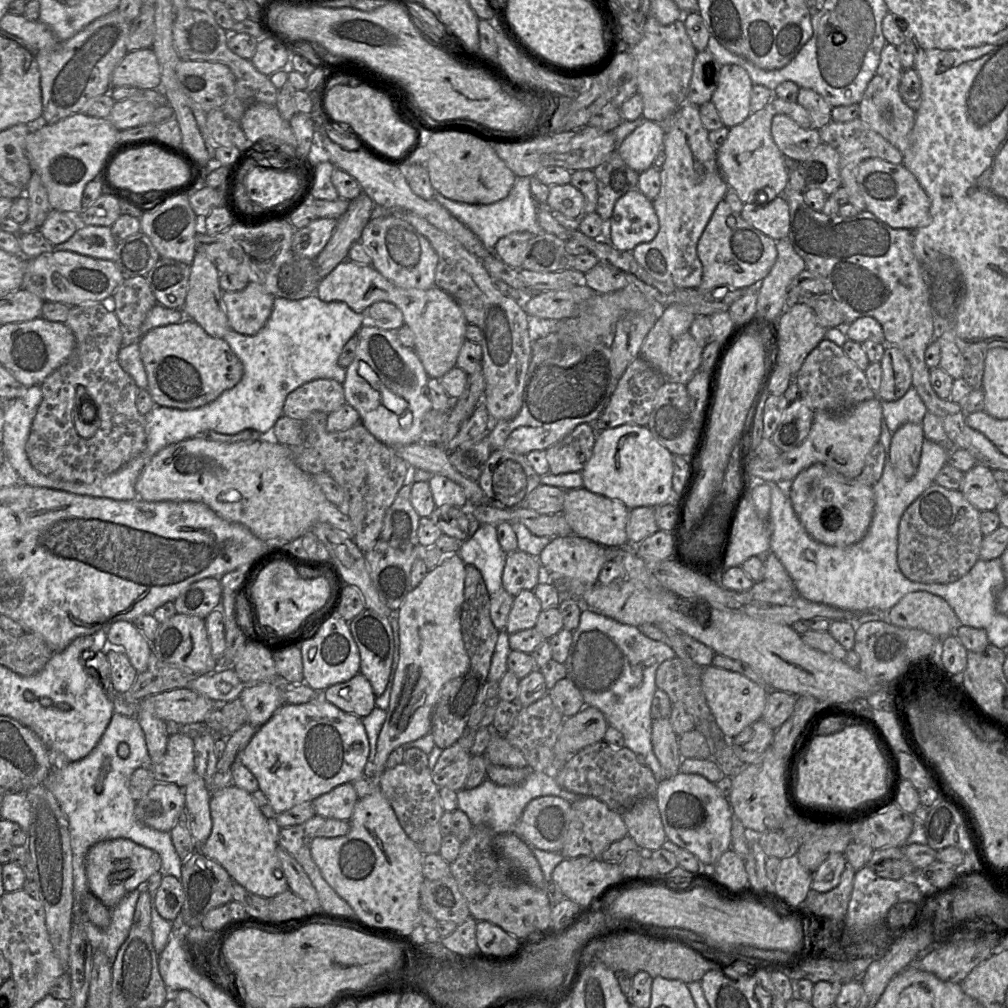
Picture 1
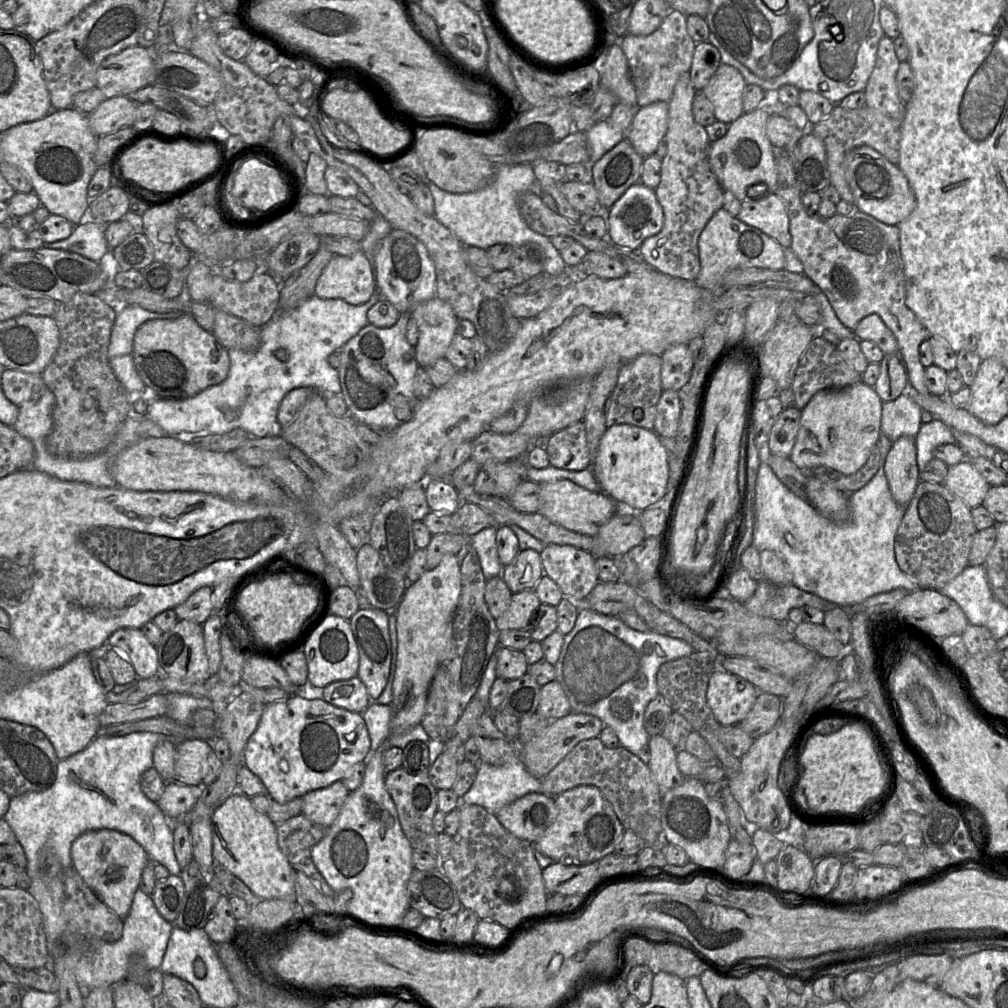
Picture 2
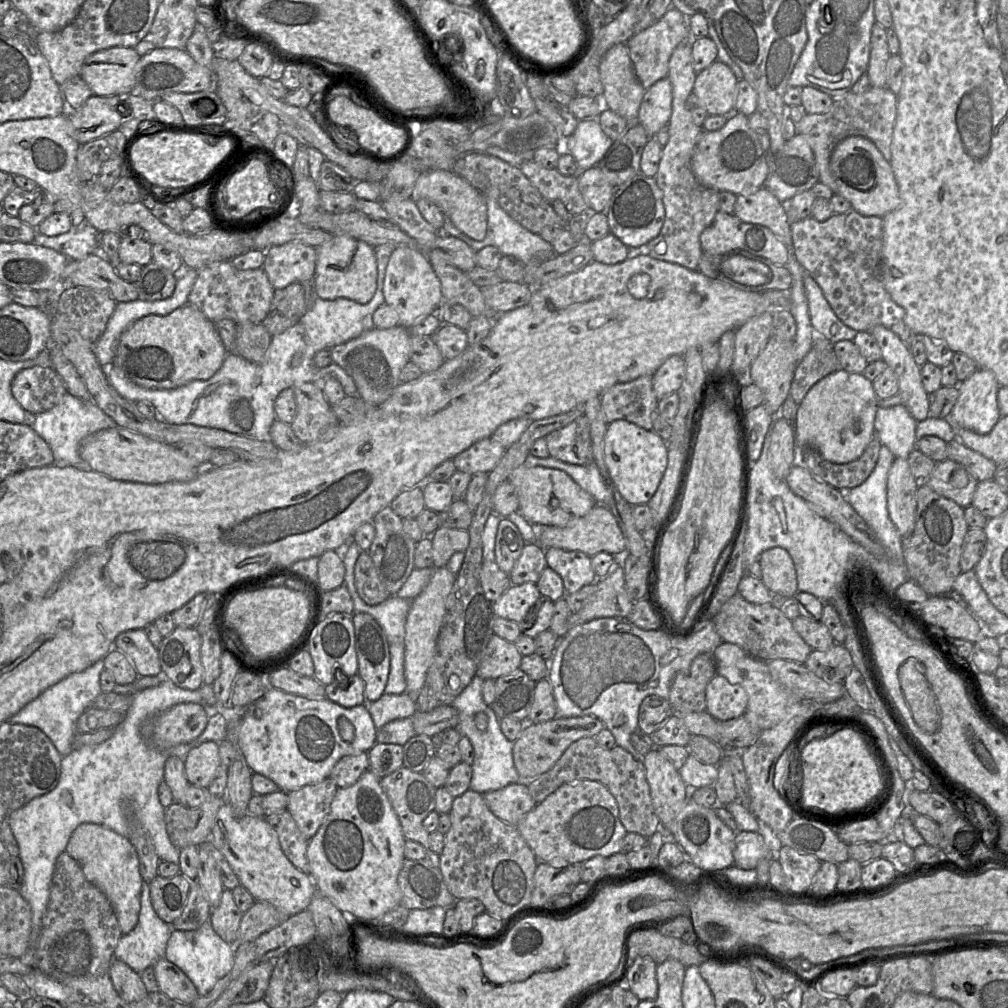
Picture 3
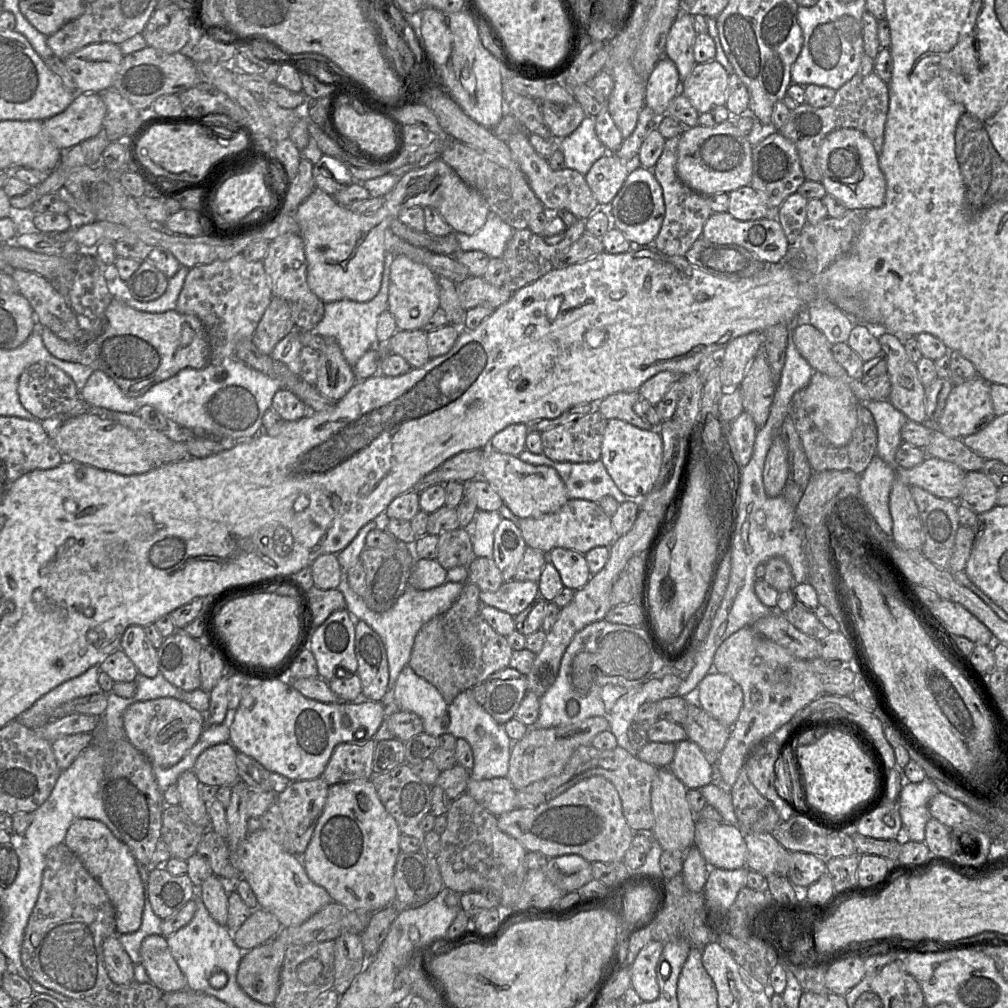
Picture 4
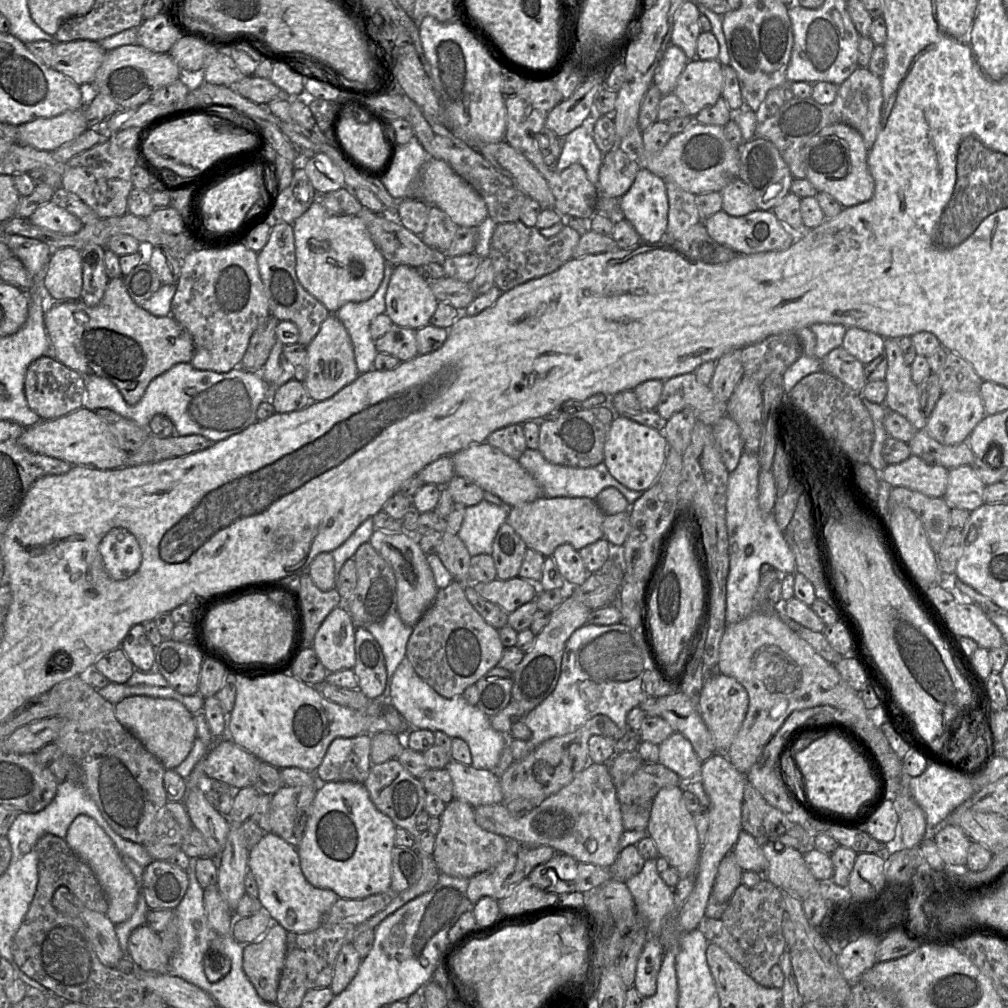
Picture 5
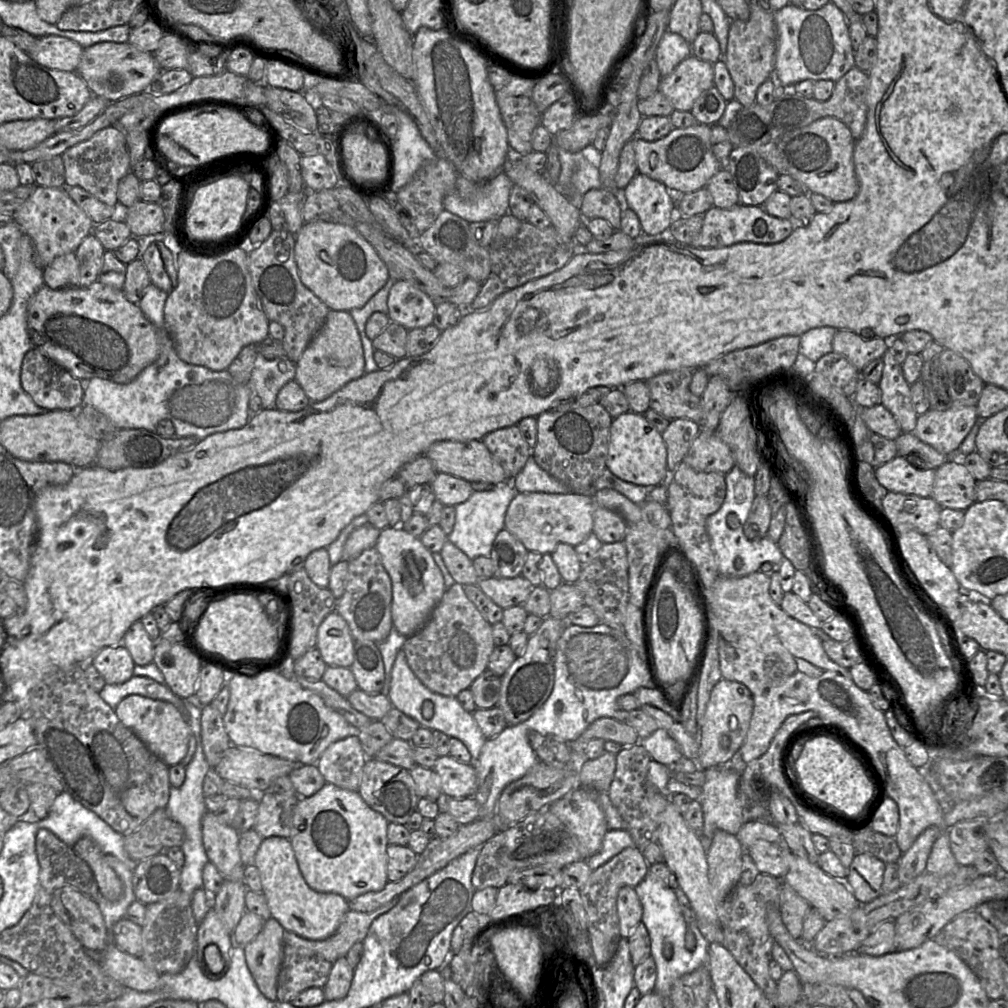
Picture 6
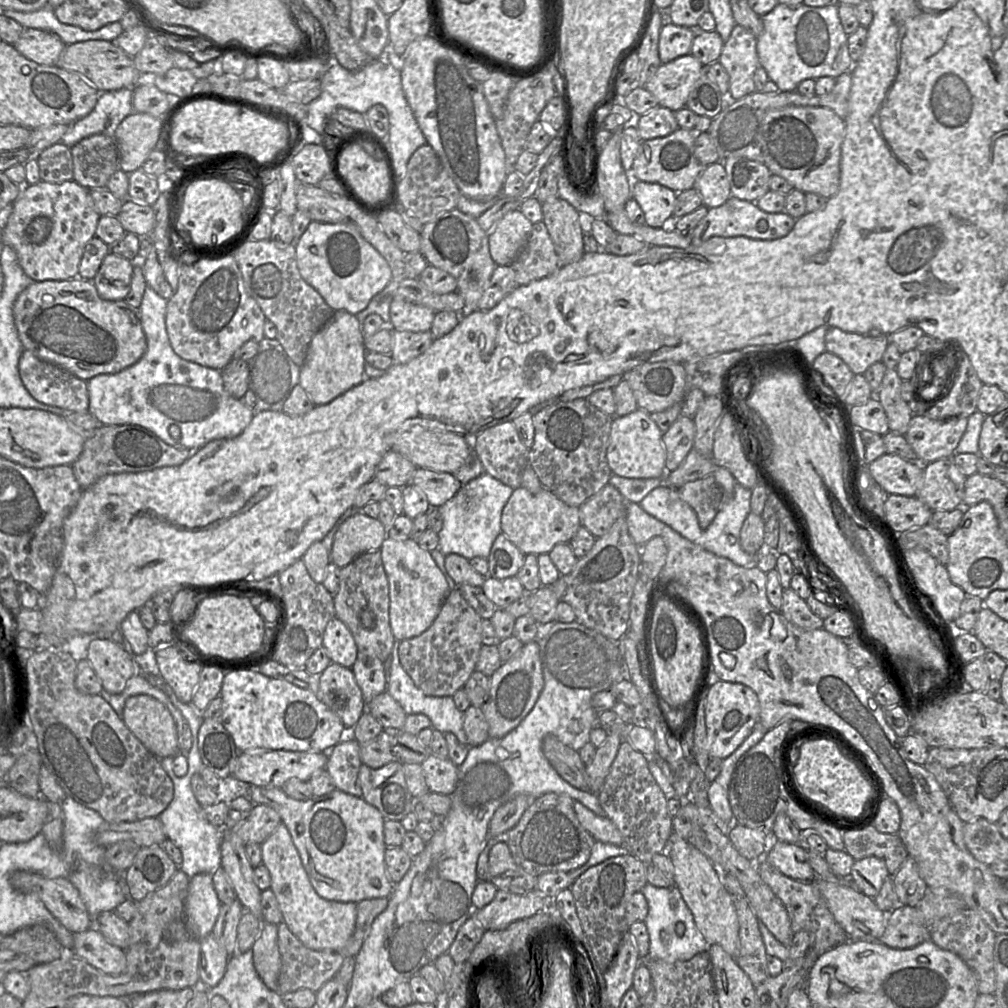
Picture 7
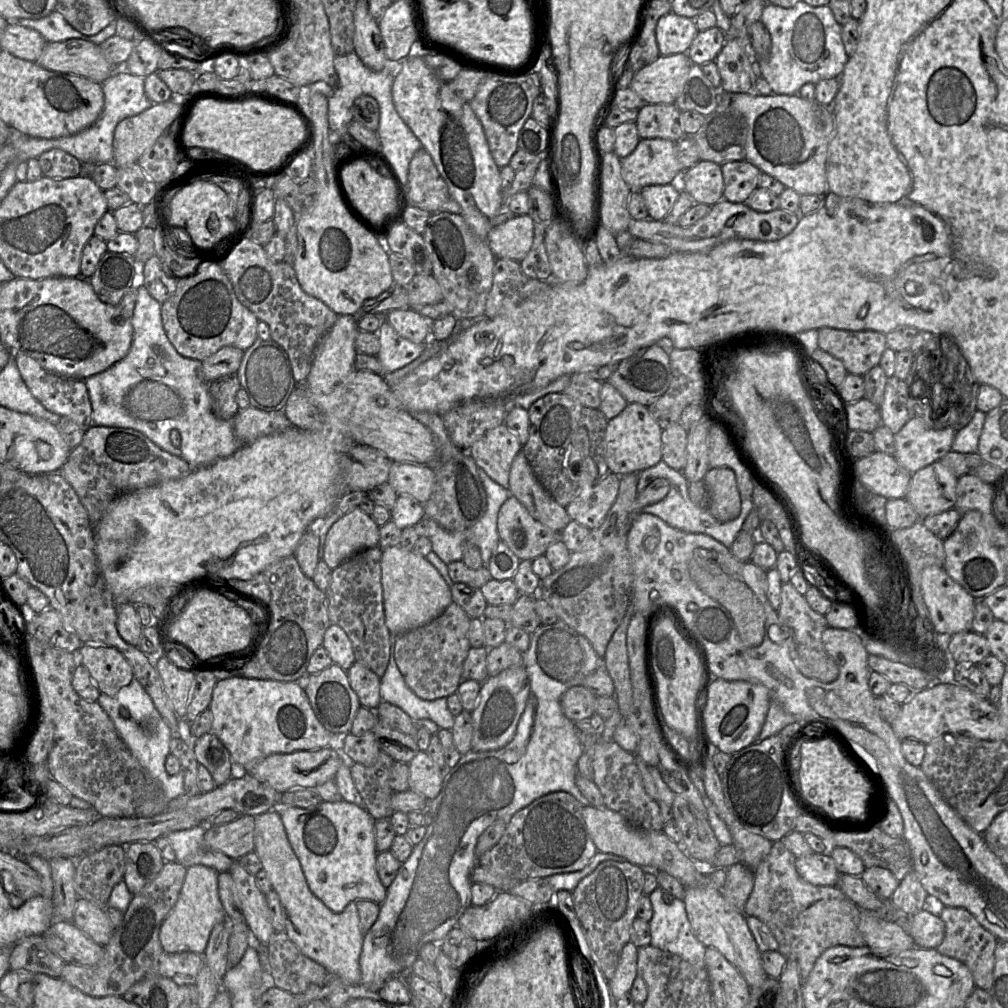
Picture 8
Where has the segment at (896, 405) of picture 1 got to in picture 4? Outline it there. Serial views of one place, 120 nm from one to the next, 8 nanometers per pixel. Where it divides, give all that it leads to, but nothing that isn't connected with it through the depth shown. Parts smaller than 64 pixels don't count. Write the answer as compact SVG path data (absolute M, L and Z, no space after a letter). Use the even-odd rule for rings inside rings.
M888 399L863 402L871 412L877 427L876 454L888 465L897 469L895 454L902 442L901 428L907 417L896 409Z

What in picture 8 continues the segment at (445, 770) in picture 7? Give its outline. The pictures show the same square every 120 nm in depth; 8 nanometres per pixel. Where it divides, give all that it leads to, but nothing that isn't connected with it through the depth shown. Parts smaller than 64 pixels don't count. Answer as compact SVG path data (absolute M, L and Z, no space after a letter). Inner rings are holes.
M420 751L408 765L410 790L430 801L435 799L442 788L444 770L425 751Z

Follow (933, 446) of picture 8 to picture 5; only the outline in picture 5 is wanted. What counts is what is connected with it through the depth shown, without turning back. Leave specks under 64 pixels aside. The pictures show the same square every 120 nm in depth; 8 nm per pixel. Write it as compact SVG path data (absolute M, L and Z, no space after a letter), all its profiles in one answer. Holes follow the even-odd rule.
M952 391L942 393L924 430L944 445L967 441L976 425L985 417L979 392Z

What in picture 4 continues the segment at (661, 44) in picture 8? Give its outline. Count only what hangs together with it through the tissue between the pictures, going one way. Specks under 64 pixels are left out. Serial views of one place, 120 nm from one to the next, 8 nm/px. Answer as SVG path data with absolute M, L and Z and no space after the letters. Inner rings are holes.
M663 56L646 80L645 105L661 118L680 91L679 73L675 63Z

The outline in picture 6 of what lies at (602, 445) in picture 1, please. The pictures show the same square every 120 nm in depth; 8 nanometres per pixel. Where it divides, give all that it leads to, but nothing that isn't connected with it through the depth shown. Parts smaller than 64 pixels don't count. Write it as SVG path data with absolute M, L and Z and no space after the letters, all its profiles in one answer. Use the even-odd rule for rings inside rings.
M632 411L623 413L612 421L606 468L619 479L639 486L667 484L669 474L672 473L667 467L667 448L662 433L644 414Z

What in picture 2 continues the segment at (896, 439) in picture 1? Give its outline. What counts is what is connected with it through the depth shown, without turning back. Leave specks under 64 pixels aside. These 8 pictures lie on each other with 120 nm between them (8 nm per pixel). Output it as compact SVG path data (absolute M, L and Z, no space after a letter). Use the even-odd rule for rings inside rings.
M901 436L892 443L884 473L893 499L906 507L920 482L914 437Z

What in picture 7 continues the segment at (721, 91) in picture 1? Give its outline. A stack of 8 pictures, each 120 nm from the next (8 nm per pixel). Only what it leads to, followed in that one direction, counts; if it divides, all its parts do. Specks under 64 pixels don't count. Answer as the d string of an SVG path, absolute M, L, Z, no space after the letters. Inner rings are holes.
M692 54L680 56L661 63L644 88L657 99L659 106L678 111L686 106L695 82L706 67Z

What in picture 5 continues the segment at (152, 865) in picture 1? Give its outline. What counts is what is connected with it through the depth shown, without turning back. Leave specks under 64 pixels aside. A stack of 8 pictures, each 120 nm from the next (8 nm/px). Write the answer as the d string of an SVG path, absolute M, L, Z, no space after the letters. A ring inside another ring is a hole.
M81 814L70 824L64 839L71 850L83 860L95 874L108 900L106 915L114 924L127 921L134 914L138 902L136 881L122 860L121 853L103 828L92 817Z

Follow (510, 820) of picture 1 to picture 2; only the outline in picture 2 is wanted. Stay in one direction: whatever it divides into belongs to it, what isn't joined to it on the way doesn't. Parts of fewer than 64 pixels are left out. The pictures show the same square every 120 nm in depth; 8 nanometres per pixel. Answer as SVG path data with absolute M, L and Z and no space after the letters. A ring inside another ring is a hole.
M481 761L478 764L476 779L468 792L461 797L461 803L479 805L496 815L501 808L529 793L543 793L542 784L540 779L528 772L522 761L503 766Z

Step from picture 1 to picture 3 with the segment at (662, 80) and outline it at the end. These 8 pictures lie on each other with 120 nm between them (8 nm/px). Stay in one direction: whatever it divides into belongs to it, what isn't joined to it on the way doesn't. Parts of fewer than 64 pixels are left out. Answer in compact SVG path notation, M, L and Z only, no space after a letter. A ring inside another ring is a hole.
M670 7L655 24L635 33L626 42L635 74L645 90L658 80L668 77L669 61L673 51L683 40L691 39L688 18L678 9Z

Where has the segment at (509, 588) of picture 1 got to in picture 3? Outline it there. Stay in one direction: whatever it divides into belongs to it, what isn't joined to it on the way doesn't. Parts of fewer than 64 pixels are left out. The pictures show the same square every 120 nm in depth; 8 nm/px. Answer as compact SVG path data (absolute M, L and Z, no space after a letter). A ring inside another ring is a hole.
M527 543L509 574L512 585L536 583L547 566L545 549L538 543Z

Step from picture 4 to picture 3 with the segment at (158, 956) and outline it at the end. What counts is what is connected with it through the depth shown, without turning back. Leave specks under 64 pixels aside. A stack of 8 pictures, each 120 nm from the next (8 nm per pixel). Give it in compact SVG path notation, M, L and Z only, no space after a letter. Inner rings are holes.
M165 957L154 965L154 973L159 990L167 997L191 1005L199 996L190 978Z

